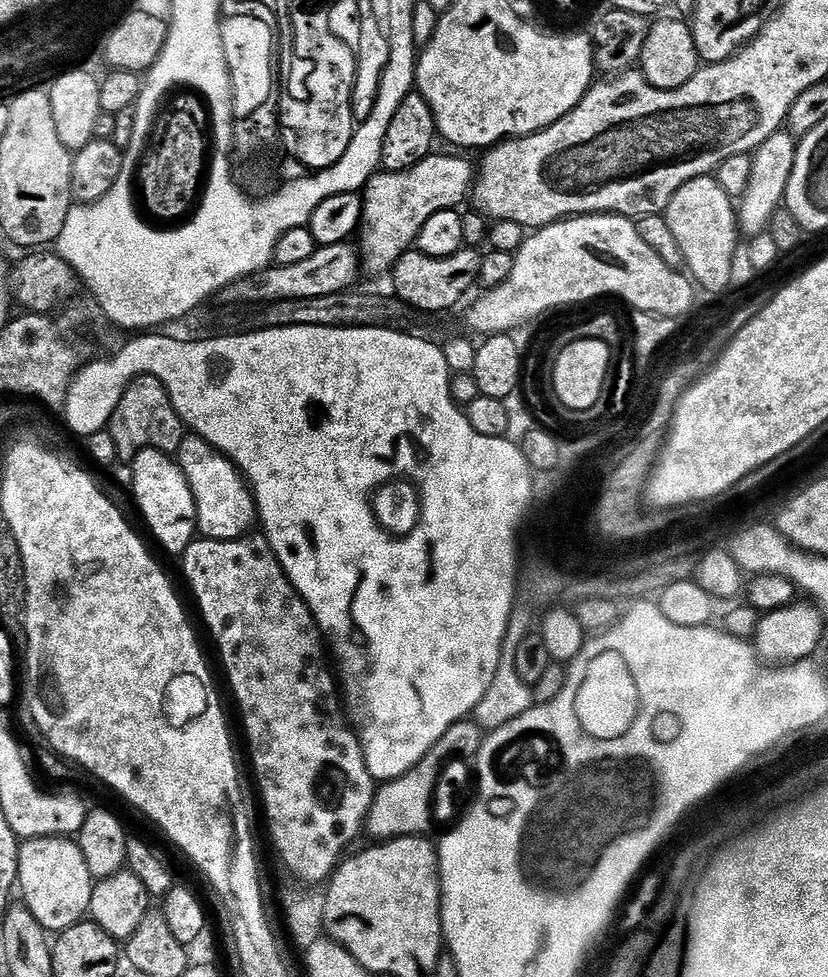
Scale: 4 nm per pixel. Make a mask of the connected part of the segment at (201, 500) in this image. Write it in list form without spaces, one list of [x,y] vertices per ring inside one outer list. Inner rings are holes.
[[[188,434],[182,446],[174,453],[174,459],[192,491],[198,532],[203,539],[239,540],[241,536],[253,531],[258,517],[251,487],[240,469],[227,456],[216,451],[200,436]]]

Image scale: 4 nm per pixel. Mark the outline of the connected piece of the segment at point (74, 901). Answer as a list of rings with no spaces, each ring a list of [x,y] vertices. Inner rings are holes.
[[[62,836],[26,840],[20,844],[18,858],[18,892],[24,895],[22,904],[28,908],[38,923],[48,934],[59,934],[70,926],[81,923],[89,915],[91,894],[94,885],[90,870],[86,866],[86,858],[82,854],[79,843],[75,839]]]

